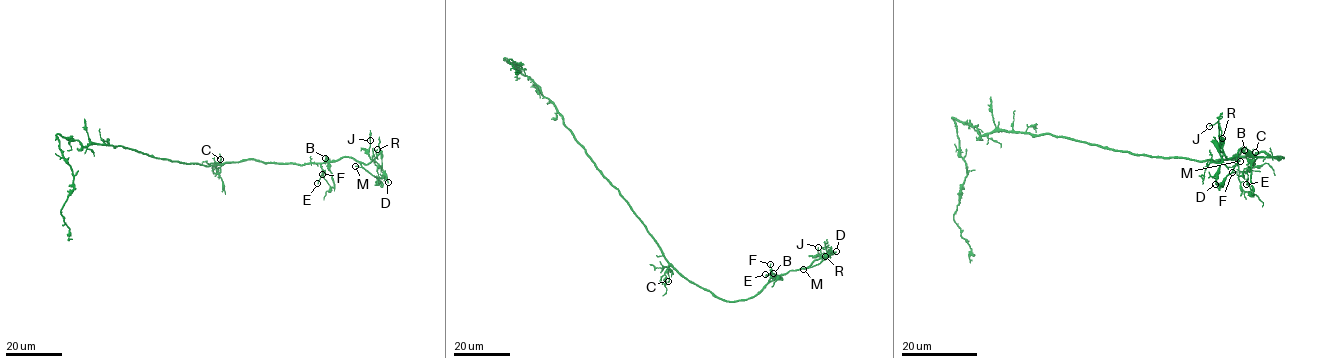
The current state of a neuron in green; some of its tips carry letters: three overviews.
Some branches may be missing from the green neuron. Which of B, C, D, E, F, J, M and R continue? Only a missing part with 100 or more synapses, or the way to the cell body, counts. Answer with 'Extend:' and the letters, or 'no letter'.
Extend: no letter

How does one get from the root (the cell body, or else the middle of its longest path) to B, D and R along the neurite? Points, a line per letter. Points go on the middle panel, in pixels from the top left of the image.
B: (622, 196), (663, 257), (684, 276), (717, 297), (730, 301), (752, 298), (774, 277), (773, 273)
D: (622, 196), (664, 257), (689, 280), (727, 301), (752, 298), (779, 276), (806, 268), (814, 260), (836, 251)
R: (622, 196), (664, 257), (689, 280), (727, 301), (752, 298), (779, 276), (806, 268), (825, 256)

